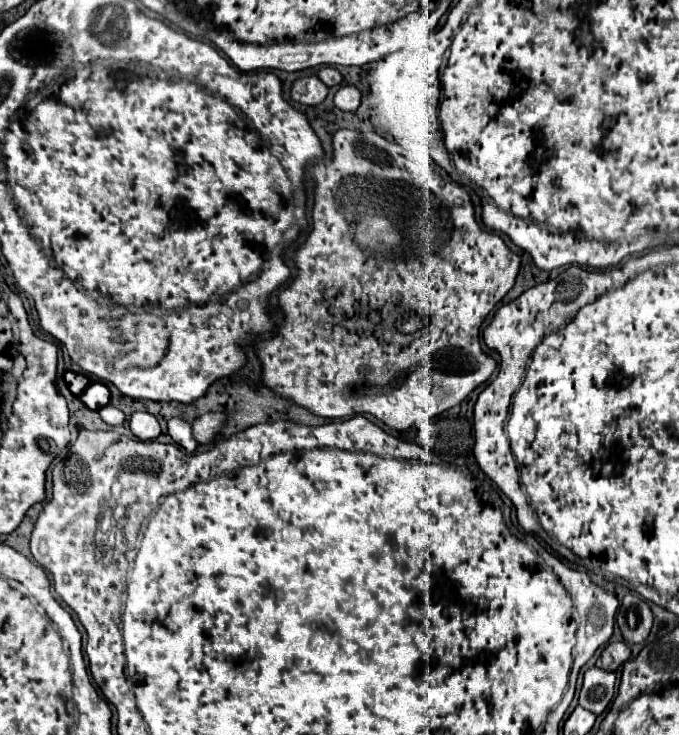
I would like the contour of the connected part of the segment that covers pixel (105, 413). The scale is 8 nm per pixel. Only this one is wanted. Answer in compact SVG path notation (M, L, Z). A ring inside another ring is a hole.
M112 404L100 408L98 414L100 414L100 418L102 418L106 424L110 424L110 426L120 426L120 424L124 424L124 420L126 420L124 412L120 412L118 408L114 408Z

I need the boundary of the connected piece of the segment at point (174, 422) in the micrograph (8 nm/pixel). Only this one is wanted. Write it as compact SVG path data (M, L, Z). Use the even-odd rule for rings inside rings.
M170 418L168 420L168 434L186 452L194 452L196 446L198 446L198 442L192 436L192 426L188 422L184 422L182 418Z

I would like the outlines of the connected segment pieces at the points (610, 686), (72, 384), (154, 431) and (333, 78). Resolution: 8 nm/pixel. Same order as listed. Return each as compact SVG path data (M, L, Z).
M590 668L584 674L584 684L580 690L580 706L600 714L606 710L606 706L612 702L614 698L614 684L616 684L616 674L614 672L606 672L600 668Z
M66 372L66 382L68 382L68 388L74 396L80 396L84 392L84 388L90 384L90 380L84 376L84 374L74 374L74 372Z
M134 412L130 416L128 424L130 424L132 434L136 438L140 438L140 440L154 440L154 438L160 436L158 420L152 414L148 414L148 412Z
M332 66L322 68L322 70L318 72L318 78L320 78L326 86L336 86L336 84L342 82L342 74L340 74L336 68L332 68Z

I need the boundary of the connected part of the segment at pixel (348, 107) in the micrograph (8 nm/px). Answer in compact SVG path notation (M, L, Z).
M342 86L336 96L334 96L334 104L342 110L342 112L354 112L360 106L360 92L356 86Z

